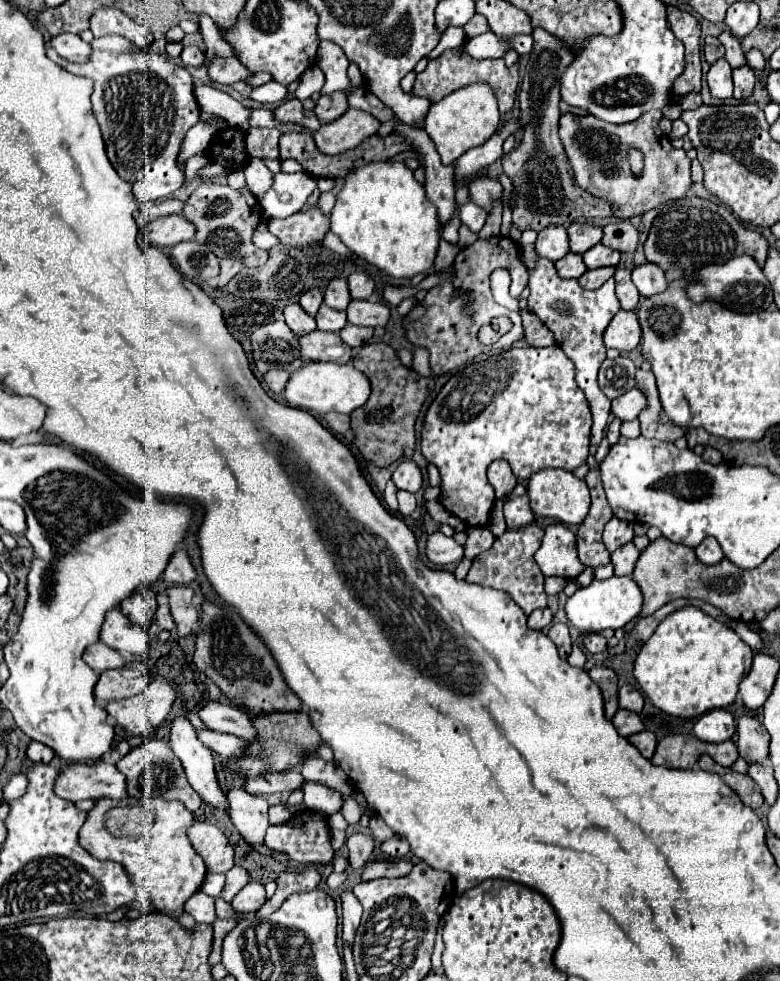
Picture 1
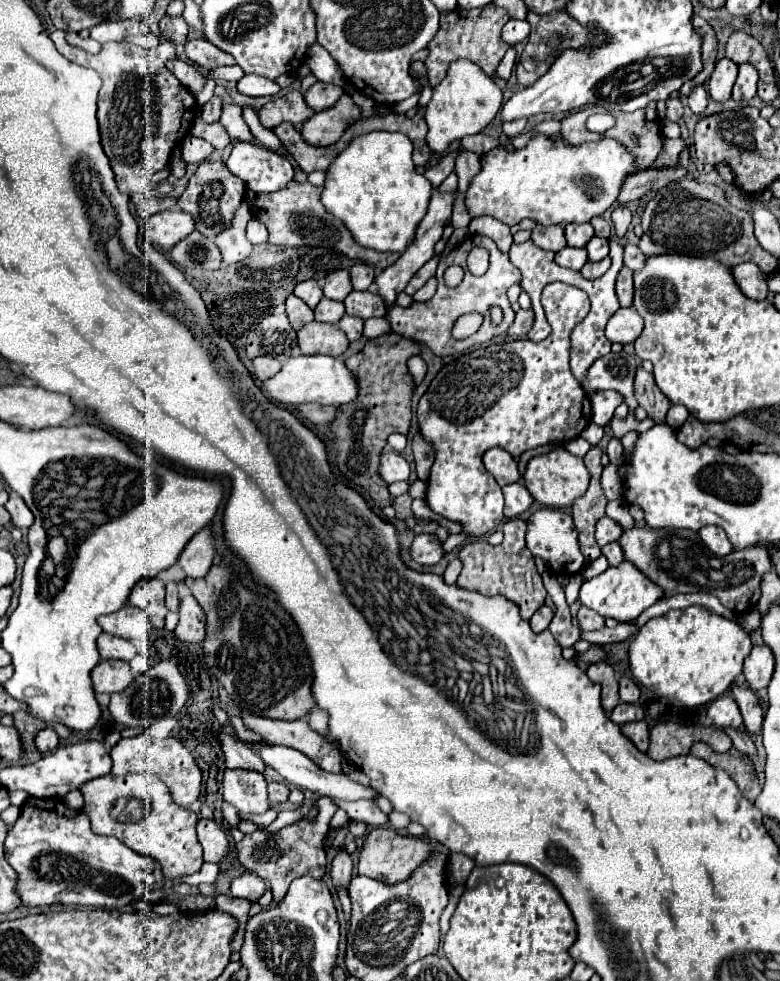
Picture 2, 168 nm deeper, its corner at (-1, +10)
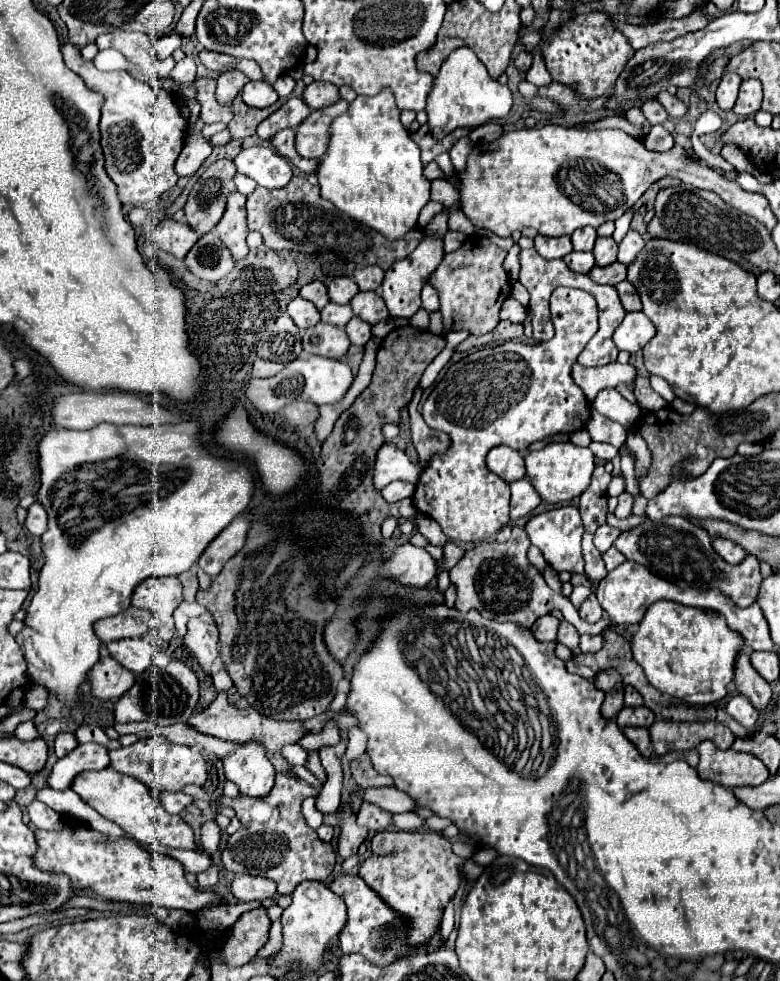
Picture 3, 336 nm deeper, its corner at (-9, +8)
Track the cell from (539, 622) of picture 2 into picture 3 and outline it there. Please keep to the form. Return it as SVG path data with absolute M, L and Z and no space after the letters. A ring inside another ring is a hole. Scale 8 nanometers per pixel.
M546 614L546 616L542 616L540 620L536 620L530 630L532 630L532 634L534 634L534 638L536 638L538 642L556 642L558 624L560 624L558 618Z

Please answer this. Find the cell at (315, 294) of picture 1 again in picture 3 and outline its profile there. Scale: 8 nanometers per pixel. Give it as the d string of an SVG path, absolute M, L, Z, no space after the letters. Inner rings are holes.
M310 282L306 286L300 288L300 296L310 300L318 310L322 310L328 304L328 294L326 294L326 286L322 282Z

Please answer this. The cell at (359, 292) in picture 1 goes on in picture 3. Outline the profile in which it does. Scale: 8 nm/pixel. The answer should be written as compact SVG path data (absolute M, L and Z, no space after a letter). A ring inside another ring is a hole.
M364 266L356 268L352 278L360 290L378 290L384 278L384 270L380 266Z

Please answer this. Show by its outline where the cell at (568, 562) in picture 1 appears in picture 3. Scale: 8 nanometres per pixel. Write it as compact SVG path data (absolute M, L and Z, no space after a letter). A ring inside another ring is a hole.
M562 506L562 508L554 508L538 516L532 516L526 522L524 530L528 532L530 542L540 548L548 566L552 566L556 572L562 572L562 570L584 572L584 558L582 558L582 548L580 548L584 526L580 522L580 512L576 510L576 506Z

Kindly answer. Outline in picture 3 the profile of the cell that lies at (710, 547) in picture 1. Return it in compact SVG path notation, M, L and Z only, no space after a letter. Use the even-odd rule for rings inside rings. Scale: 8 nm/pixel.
M716 538L714 540L714 550L728 562L728 564L740 564L746 556L746 550L732 542L732 540L724 540L724 538Z

